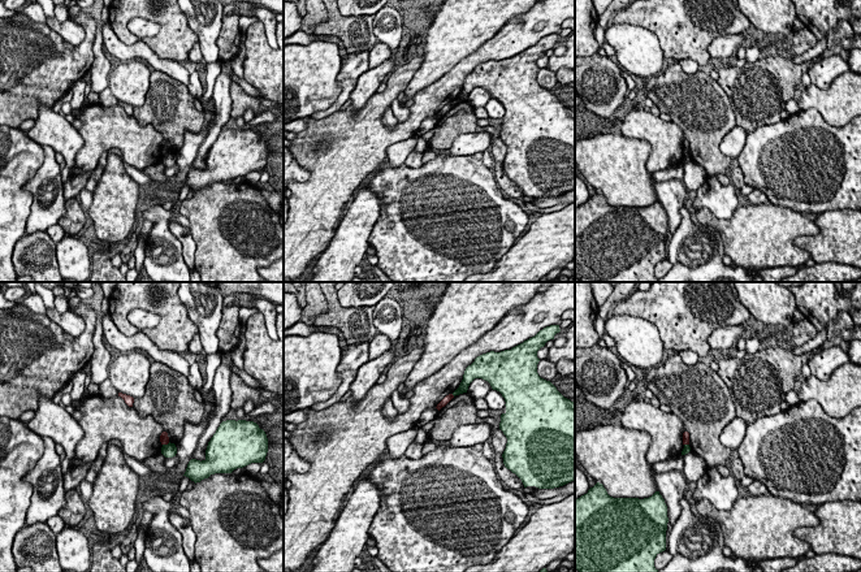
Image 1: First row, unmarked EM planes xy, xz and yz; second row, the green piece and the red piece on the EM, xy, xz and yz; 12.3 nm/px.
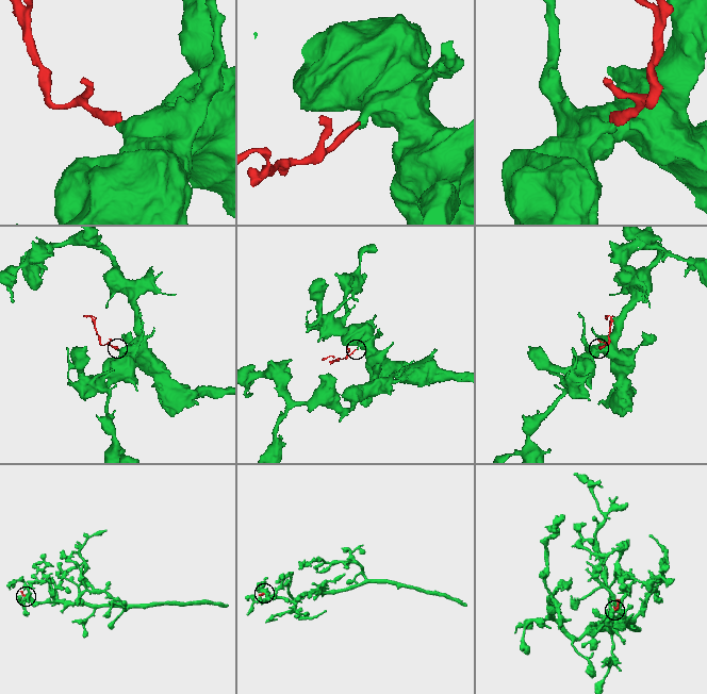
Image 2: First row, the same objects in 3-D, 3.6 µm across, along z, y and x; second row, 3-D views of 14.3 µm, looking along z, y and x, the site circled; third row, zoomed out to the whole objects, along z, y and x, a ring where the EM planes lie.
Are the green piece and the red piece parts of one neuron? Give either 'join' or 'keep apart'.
keep apart

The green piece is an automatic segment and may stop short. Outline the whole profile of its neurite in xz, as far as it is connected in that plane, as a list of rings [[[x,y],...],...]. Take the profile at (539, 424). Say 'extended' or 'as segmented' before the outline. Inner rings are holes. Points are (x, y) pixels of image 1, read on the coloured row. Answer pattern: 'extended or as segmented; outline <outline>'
as segmented; outline [[[550,325],[511,350],[477,356],[453,393],[454,396],[467,393],[475,378],[483,378],[502,394],[506,412],[501,415],[499,429],[507,438],[503,464],[522,480],[524,488],[554,489],[575,480],[575,403],[537,373],[537,351],[559,332],[559,325]]]

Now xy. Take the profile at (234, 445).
as segmented; outline [[[226,420],[208,442],[205,459],[191,459],[183,476],[196,484],[215,473],[232,473],[251,463],[263,463],[267,452],[267,434],[256,422]]]

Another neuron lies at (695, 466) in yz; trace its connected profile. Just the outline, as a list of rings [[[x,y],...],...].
[[[692,450],[683,455],[683,474],[688,482],[697,482],[705,473],[708,465],[704,458],[696,455]]]

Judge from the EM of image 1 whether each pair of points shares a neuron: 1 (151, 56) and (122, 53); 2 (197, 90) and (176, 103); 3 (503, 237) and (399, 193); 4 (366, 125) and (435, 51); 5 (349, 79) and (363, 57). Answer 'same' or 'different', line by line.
1: same
2: different
3: same
4: different
5: same

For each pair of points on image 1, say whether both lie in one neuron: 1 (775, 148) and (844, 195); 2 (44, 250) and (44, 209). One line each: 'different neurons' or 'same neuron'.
1: same neuron
2: different neurons

